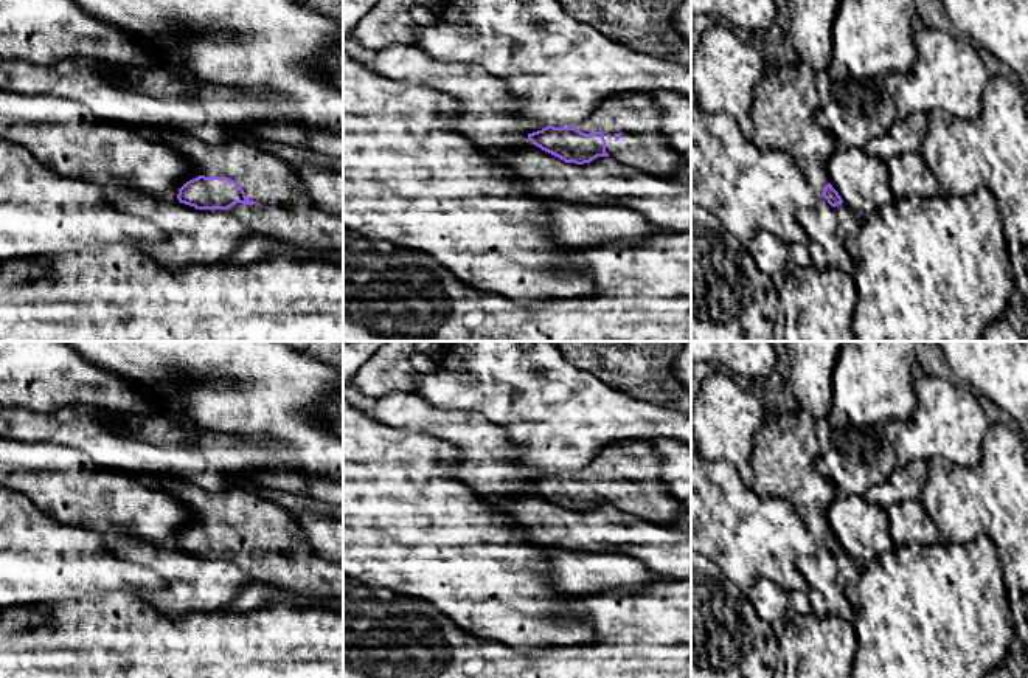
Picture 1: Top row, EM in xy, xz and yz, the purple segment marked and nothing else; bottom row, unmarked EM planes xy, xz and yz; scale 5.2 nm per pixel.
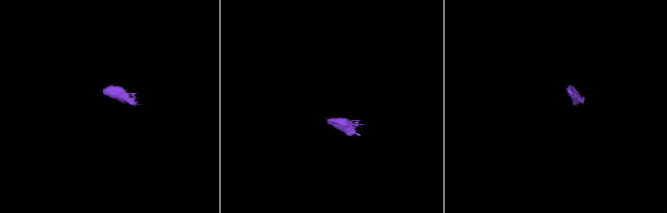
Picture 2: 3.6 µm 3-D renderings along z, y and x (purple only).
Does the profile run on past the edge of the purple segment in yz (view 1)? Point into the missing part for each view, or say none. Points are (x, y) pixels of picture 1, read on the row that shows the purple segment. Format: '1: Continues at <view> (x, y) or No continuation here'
1: No continuation here

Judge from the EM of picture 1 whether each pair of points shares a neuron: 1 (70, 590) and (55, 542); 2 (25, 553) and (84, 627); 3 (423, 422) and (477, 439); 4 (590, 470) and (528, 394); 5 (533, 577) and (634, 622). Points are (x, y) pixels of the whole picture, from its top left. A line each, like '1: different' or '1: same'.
1: same
2: different
3: same
4: different
5: different

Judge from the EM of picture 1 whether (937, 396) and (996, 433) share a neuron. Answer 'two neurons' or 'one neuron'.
two neurons

